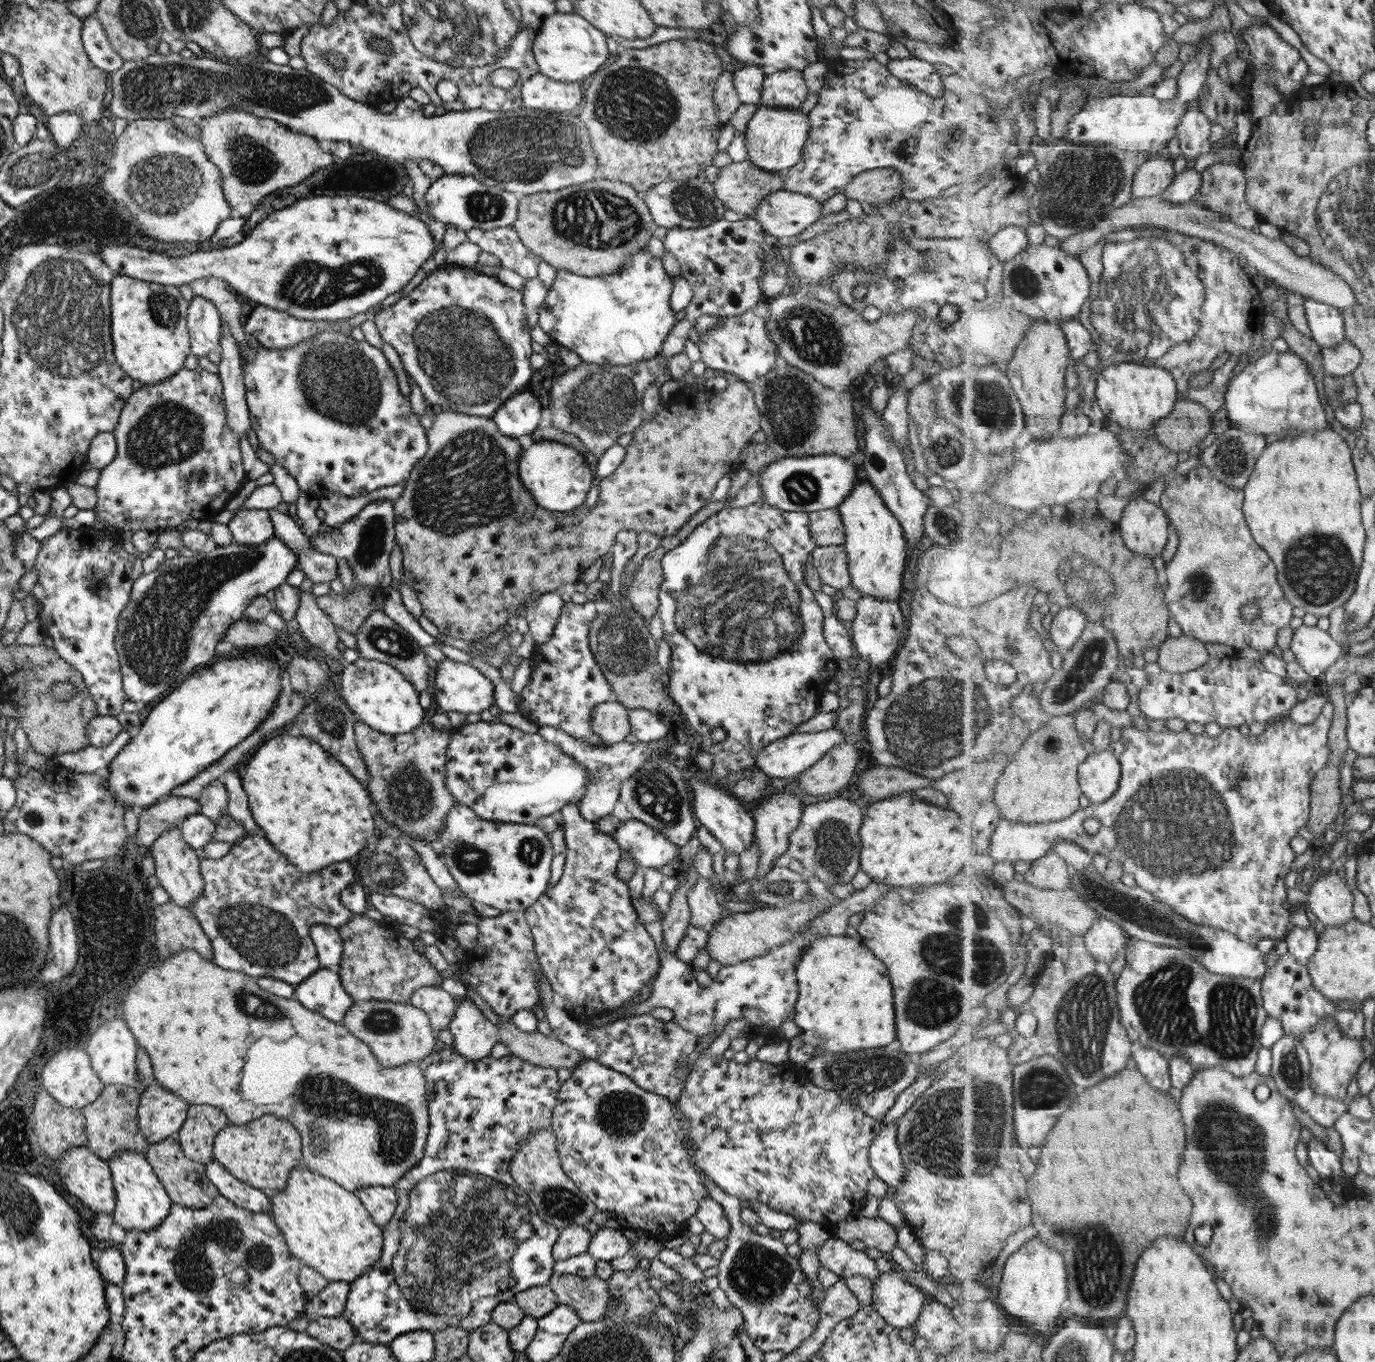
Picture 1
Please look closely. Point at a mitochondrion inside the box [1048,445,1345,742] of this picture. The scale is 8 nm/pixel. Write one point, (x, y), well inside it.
(1103, 595)

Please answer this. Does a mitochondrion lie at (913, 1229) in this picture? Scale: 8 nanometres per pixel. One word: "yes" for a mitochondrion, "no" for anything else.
no

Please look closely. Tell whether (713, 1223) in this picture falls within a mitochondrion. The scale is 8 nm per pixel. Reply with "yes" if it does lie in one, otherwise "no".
no

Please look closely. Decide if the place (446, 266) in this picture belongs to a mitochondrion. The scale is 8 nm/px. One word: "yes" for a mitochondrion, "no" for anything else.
no

